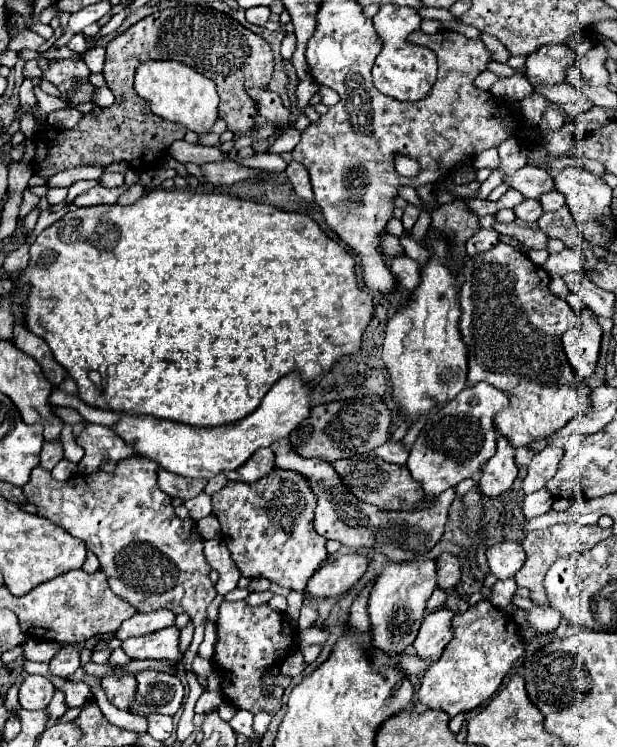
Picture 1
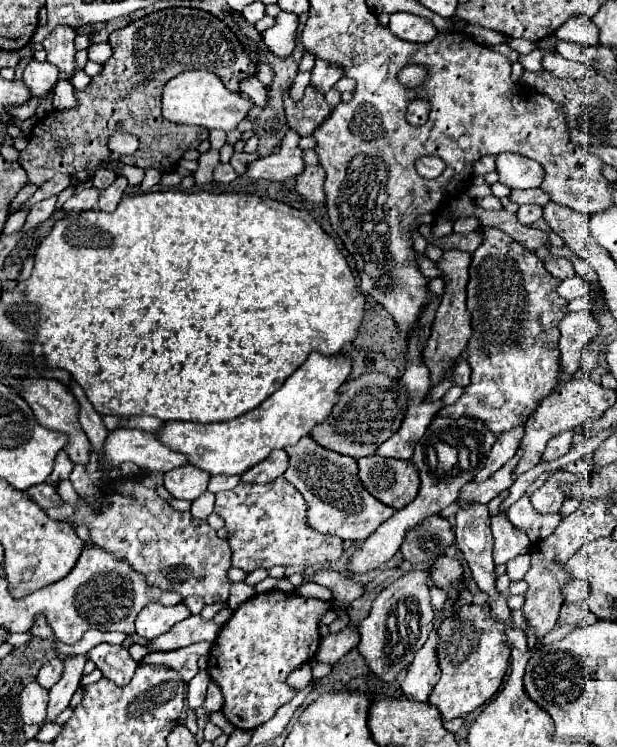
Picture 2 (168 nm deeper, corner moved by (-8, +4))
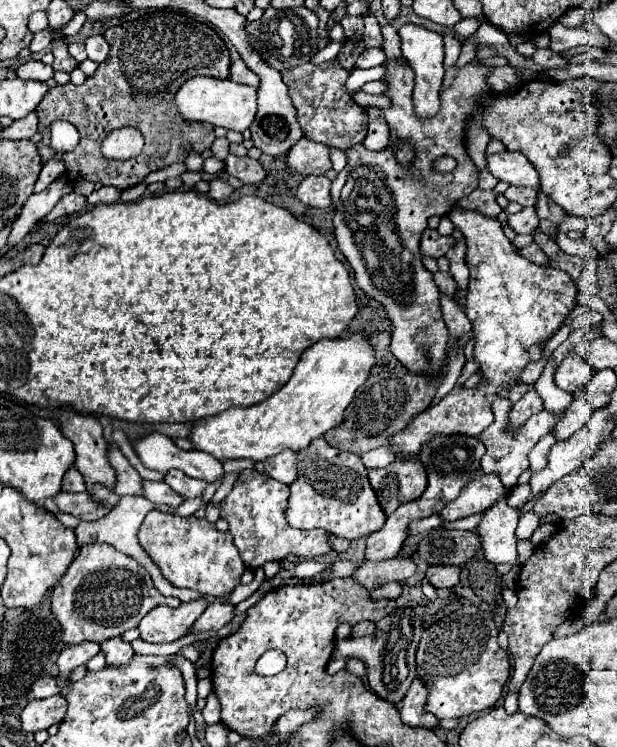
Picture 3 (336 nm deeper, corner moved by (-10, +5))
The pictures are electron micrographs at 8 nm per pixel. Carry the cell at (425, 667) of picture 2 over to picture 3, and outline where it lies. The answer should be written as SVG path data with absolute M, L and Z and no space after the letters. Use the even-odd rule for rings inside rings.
M414 679L412 687L408 689L402 707L400 707L400 717L402 723L408 727L426 727L426 729L436 729L438 727L438 719L432 713L424 711L424 703L426 703L426 695L428 689L420 679Z

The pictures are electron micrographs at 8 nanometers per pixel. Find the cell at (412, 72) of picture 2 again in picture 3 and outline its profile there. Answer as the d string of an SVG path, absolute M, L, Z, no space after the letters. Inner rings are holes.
M404 25L398 31L398 35L402 39L402 57L410 63L410 67L414 69L414 75L416 75L414 109L422 119L428 119L428 117L436 115L440 109L440 85L442 85L442 77L444 77L442 37L434 31L428 31L428 29L418 27L418 25Z

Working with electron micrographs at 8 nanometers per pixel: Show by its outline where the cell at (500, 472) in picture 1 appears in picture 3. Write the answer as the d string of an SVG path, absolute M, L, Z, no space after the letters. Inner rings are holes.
M496 475L474 477L468 485L464 485L460 495L452 503L448 503L438 515L444 521L464 519L468 515L486 511L488 507L492 507L504 495L506 495L506 489Z

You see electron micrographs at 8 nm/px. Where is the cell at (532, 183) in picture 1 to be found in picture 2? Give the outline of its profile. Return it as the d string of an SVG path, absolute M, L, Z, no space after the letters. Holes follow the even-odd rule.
M498 154L496 172L500 182L510 188L538 188L542 184L542 166L520 154Z

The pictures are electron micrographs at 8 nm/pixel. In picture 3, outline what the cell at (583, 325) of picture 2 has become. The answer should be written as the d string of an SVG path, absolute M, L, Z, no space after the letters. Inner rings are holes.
M568 353L566 359L556 369L554 383L572 395L578 395L590 383L592 373L594 369L588 367L584 359L580 359L576 353Z

